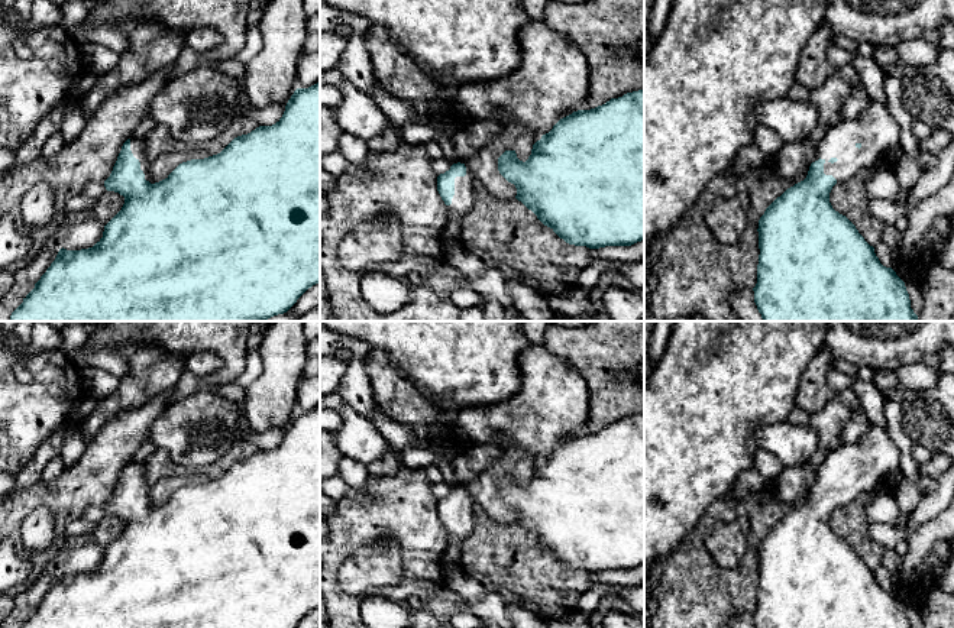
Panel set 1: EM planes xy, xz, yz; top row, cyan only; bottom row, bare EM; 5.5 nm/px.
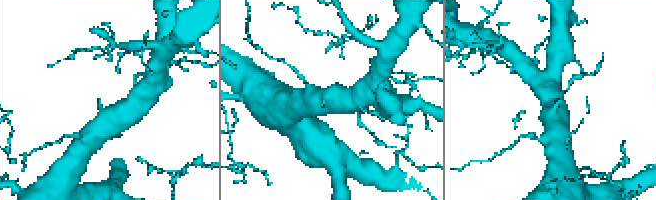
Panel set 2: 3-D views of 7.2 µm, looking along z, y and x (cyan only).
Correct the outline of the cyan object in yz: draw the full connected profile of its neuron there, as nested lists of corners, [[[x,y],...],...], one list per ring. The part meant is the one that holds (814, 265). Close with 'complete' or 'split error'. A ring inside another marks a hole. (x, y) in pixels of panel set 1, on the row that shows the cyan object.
[[[871,98],[869,101],[870,107],[857,120],[828,129],[818,143],[818,153],[806,178],[777,197],[759,220],[760,255],[753,291],[763,321],[918,321],[905,282],[892,268],[880,263],[874,247],[830,203],[830,192],[835,184],[871,168],[883,152],[900,143],[900,127],[887,107]]]; split error

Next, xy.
[[[320,81],[308,88],[297,88],[288,100],[282,117],[275,124],[259,126],[248,135],[235,137],[217,155],[182,162],[165,179],[155,184],[149,182],[148,166],[145,139],[130,136],[123,143],[110,177],[104,181],[107,191],[114,191],[124,197],[122,210],[104,226],[103,237],[93,247],[81,250],[59,249],[55,260],[35,284],[35,288],[12,313],[10,321],[265,321],[274,315],[287,313],[308,288],[320,282]]]; split error

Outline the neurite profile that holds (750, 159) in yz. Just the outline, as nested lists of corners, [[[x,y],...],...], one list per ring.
[[[754,145],[744,146],[728,172],[734,177],[756,175],[767,164],[767,156]]]

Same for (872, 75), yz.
[[[832,35],[831,42],[851,54],[851,67],[857,71],[869,97],[886,106],[883,90],[886,75],[874,59],[861,56],[857,52],[858,42],[853,39]]]

